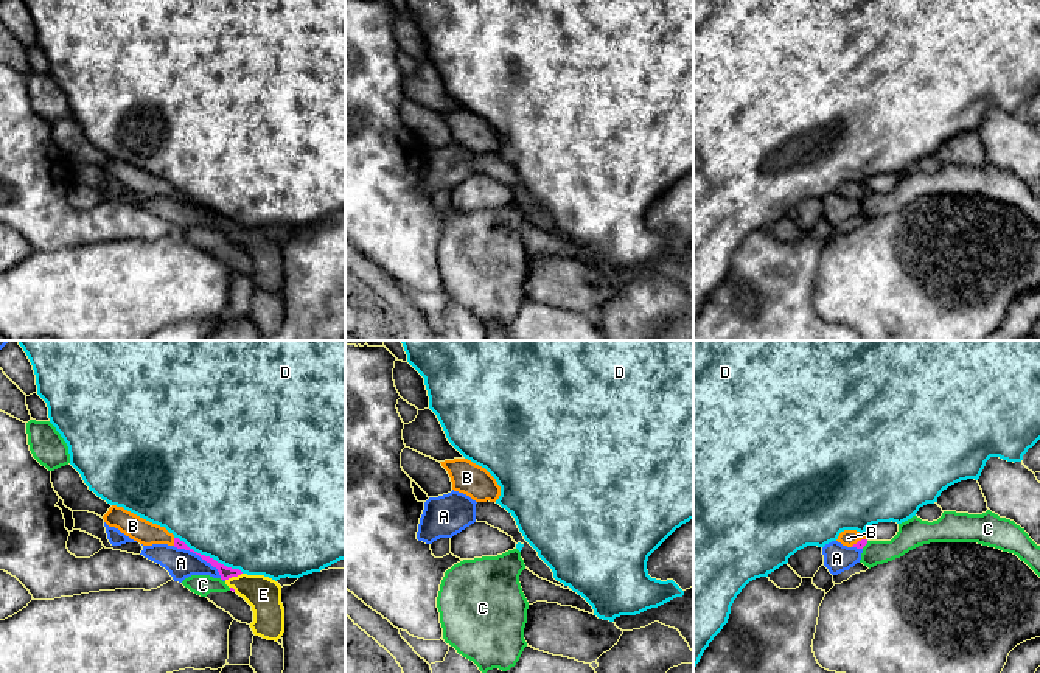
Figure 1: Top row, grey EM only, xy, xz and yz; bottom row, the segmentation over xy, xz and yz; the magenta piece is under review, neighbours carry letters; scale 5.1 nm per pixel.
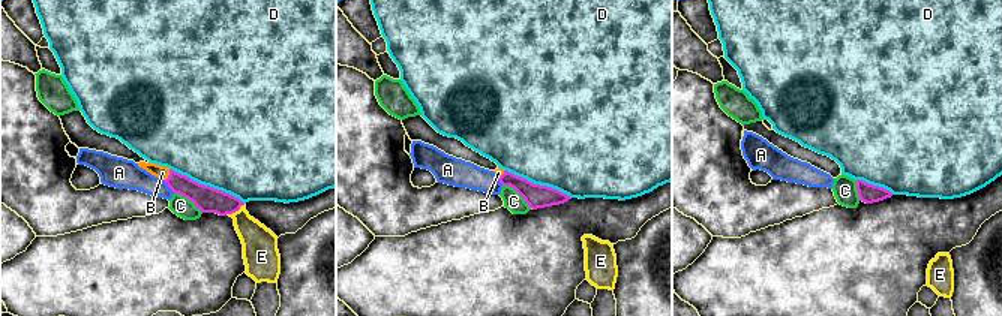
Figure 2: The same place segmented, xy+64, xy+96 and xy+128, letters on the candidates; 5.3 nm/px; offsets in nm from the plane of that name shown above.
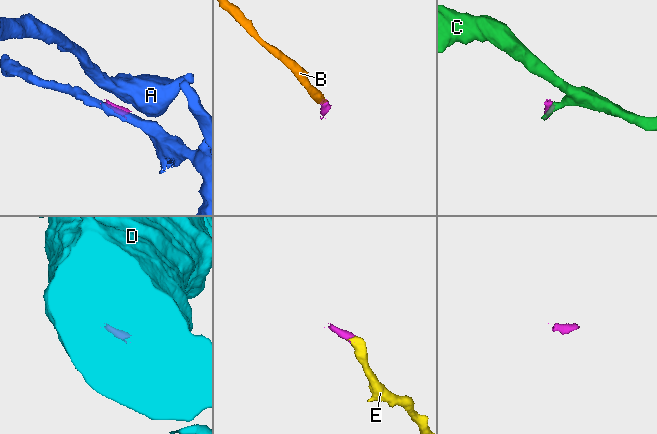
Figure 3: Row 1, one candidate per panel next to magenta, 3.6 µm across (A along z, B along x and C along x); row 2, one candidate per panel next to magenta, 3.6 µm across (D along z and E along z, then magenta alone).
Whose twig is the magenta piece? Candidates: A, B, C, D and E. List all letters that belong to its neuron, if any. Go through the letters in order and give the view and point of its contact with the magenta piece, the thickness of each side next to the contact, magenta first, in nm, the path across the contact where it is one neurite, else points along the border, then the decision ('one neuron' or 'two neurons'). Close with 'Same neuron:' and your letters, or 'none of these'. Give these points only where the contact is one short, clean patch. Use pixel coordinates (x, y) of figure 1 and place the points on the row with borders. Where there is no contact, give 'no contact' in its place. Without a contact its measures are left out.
A: xy (201, 557) | 70/150 nm | two neurons
B: xy (174, 541) | 50/120 nm | across xy (177, 543), (174, 541), (146, 533), (132, 526) | one neuron
C: yz (865, 544) | 50/150 nm | along yz (868, 541), (862, 547) | two neurons
D: xy (209, 557) | 70/500 nm | two neurons
E: xy (233, 575) | 70/180 nm | across xy (226, 572), (233, 575), (243, 585), (263, 594) | one neuron
Same neuron: B, E

